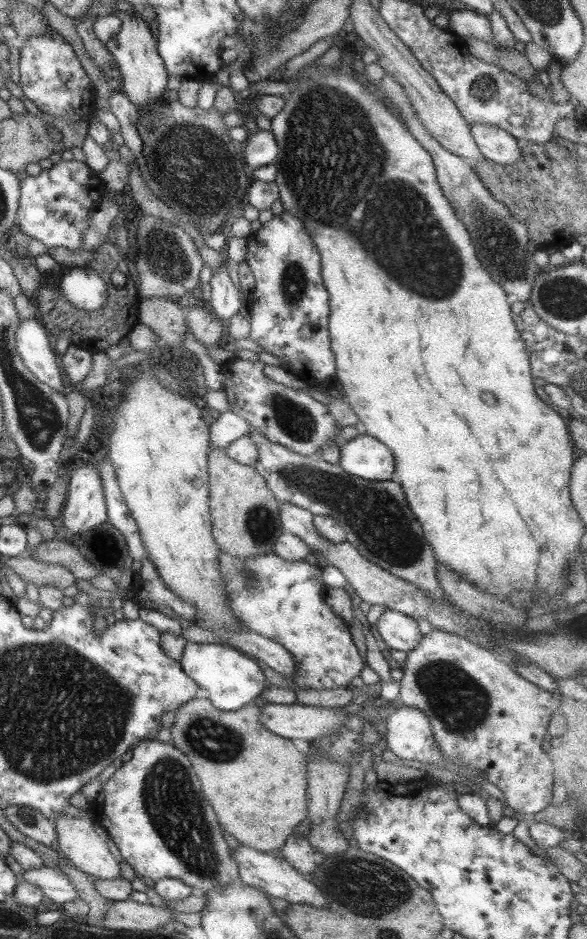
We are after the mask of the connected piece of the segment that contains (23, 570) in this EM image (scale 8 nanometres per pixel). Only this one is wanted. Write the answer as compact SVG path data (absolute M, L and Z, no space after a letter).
M31 556L6 557L1 560L2 566L12 570L23 582L35 586L52 586L59 591L74 584L73 575L58 564L45 564Z

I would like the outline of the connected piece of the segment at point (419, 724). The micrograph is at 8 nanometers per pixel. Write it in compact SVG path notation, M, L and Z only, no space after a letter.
M397 707L384 725L387 748L399 759L452 764L439 753L427 717L416 708Z

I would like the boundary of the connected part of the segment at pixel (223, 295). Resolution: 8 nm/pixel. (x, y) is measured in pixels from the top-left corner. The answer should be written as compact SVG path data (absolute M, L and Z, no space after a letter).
M223 265L218 270L213 270L208 283L211 288L208 306L213 314L225 323L238 312L243 297L240 296L236 281Z

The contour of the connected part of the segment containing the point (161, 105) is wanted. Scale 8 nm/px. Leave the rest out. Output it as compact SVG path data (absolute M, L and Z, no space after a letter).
M167 88L161 91L157 100L150 106L148 113L143 113L137 118L137 133L143 143L141 154L149 170L153 172L167 172L167 174L149 174L153 182L167 188L165 205L171 204L173 214L181 214L192 224L197 224L199 231L222 230L229 212L231 216L237 210L237 217L241 216L248 202L246 194L251 183L248 175L247 165L243 156L243 144L231 140L228 134L227 125L223 124L224 114L211 105L207 110L189 108L178 101L178 91L171 91Z

